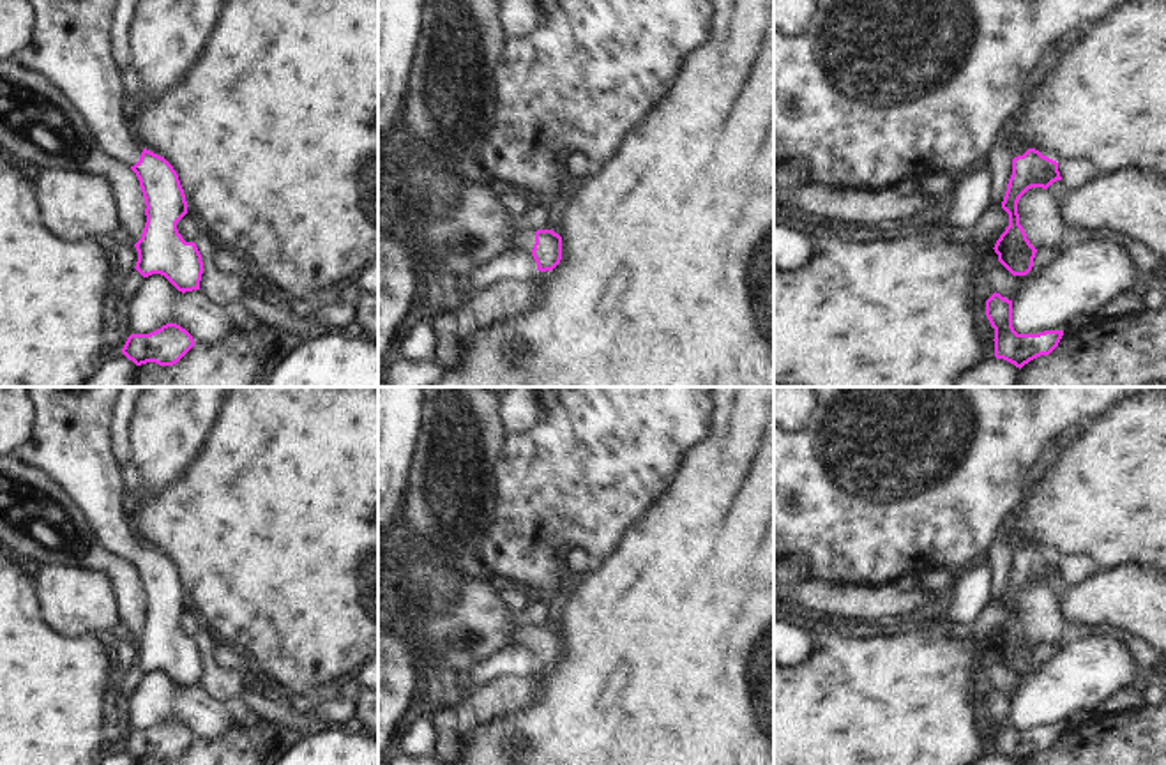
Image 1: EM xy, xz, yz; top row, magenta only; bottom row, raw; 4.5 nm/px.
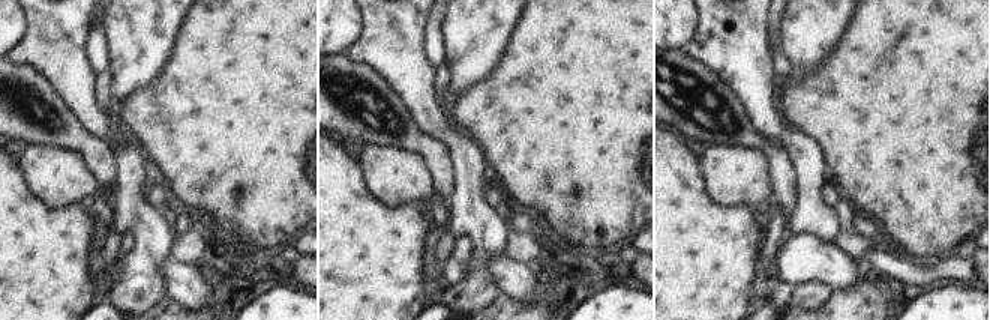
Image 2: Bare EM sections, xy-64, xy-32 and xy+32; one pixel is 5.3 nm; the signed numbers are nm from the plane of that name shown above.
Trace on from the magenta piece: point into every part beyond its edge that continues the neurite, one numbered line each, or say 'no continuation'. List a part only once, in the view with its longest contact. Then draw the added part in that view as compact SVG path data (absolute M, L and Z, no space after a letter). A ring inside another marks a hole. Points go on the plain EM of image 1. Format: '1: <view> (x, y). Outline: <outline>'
1: xz (523, 635). Outline: M514 617L514 631L511 634L509 647L523 647L526 650L532 650L534 640L535 640L535 625L528 624L521 617Z

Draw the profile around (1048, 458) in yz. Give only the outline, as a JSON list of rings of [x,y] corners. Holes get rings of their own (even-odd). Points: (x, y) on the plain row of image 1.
[[[1076,424],[1065,429],[1039,458],[1028,475],[1028,484],[1037,482],[1056,461],[1058,454],[1069,447],[1081,433],[1085,424]]]

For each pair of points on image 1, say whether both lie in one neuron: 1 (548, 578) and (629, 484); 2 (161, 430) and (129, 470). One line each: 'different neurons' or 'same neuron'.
1: same neuron
2: different neurons

